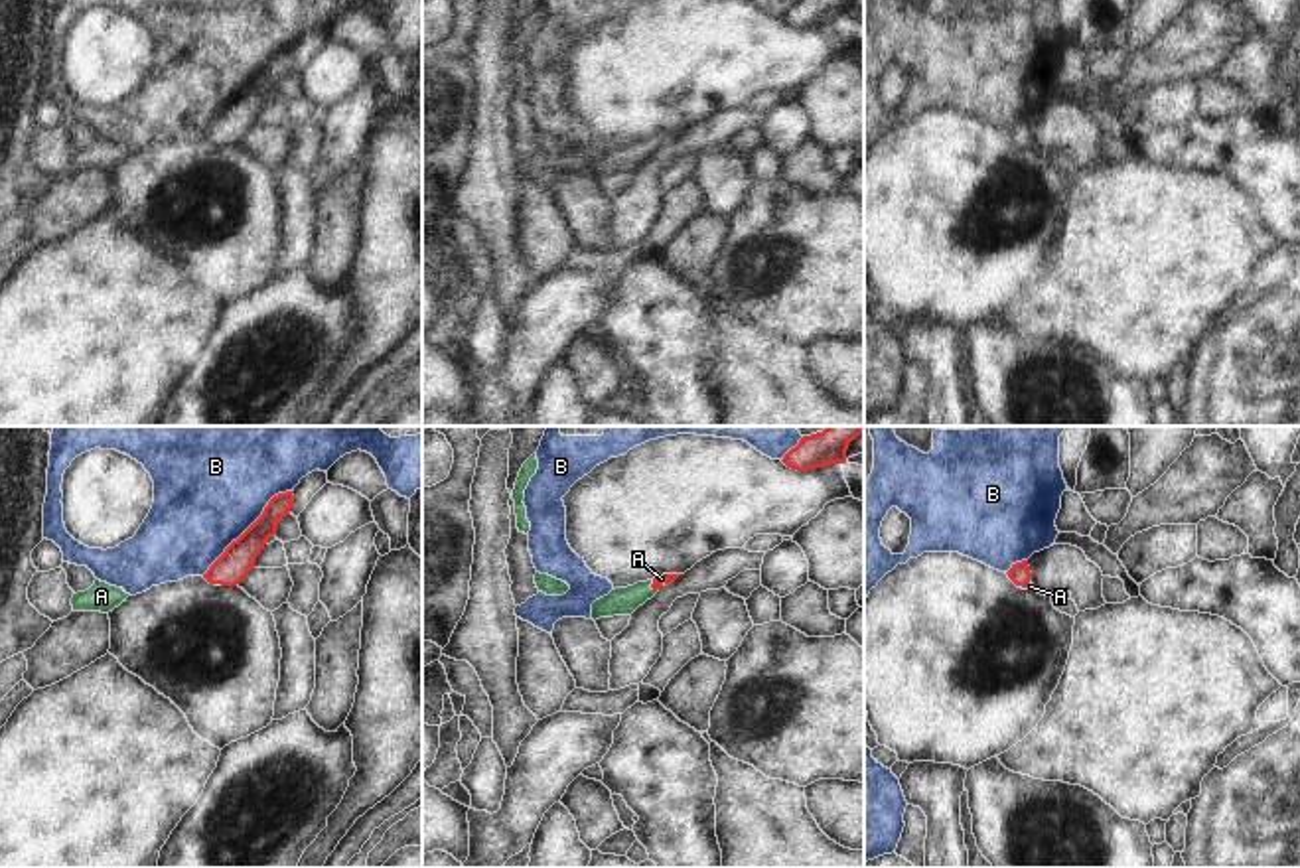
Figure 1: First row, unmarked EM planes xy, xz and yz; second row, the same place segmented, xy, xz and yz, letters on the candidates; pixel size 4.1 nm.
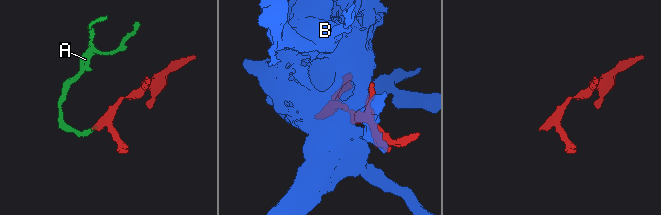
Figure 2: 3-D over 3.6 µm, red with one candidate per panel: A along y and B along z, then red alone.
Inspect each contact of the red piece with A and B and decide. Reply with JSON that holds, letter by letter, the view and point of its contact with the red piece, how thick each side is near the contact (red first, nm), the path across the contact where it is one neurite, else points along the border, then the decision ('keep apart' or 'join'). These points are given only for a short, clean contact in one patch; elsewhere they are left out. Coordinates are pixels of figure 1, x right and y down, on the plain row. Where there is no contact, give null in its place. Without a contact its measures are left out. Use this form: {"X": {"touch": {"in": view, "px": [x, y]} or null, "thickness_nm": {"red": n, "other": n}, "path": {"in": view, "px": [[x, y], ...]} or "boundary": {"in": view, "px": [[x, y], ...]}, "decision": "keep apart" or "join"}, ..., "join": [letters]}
{"A": {"touch": {"in": "xz", "px": [655, 137]}, "thickness_nm": {"red": 50, "other": 20}, "path": {"in": "xz", "px": [[657, 143], [655, 137], [661, 137]]}, "decision": "join"}, "B": {"touch": {"in": "xy", "px": [249, 85]}, "thickness_nm": {"red": 140, "other": 440}, "decision": "keep apart"}, "join": ["A"]}

